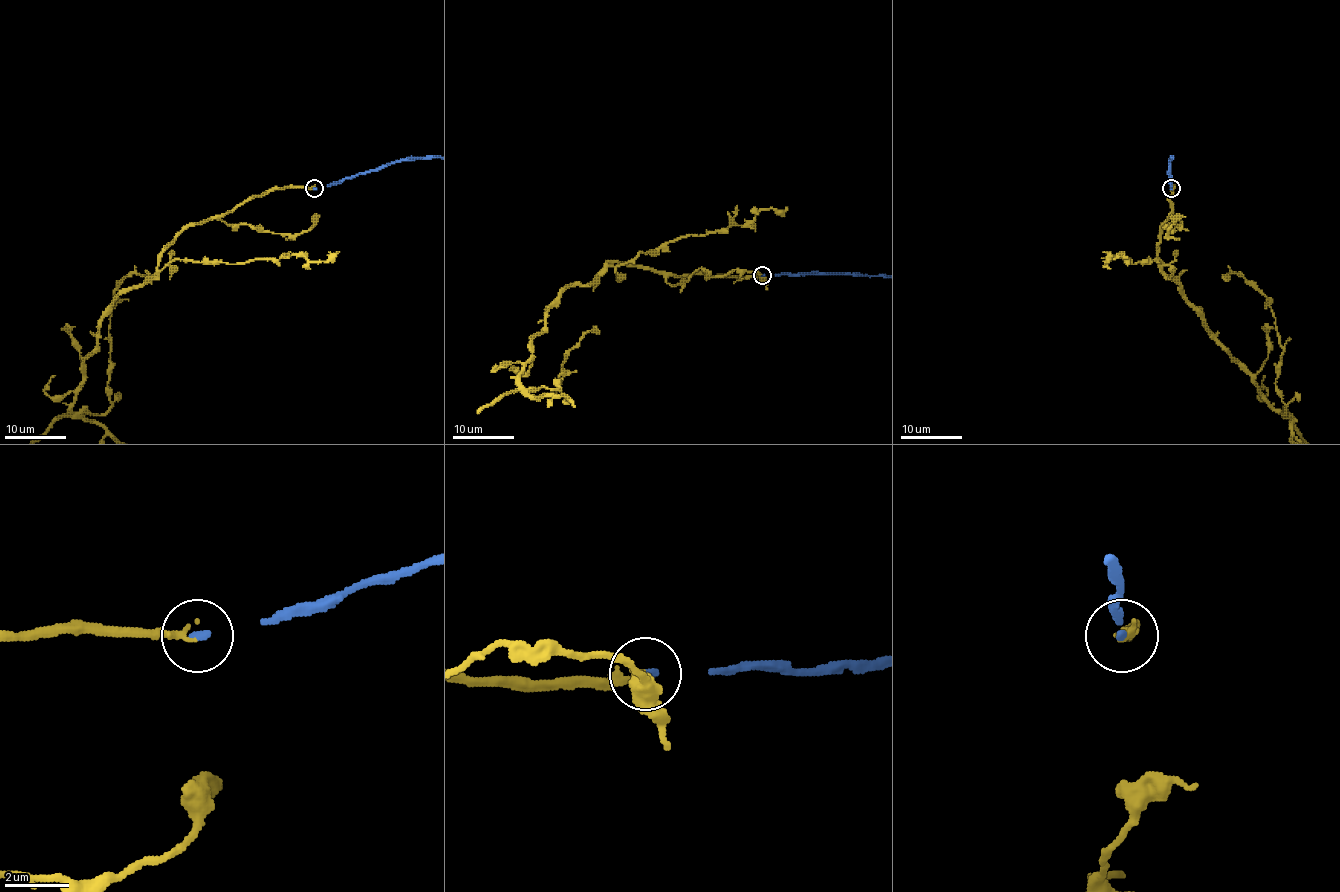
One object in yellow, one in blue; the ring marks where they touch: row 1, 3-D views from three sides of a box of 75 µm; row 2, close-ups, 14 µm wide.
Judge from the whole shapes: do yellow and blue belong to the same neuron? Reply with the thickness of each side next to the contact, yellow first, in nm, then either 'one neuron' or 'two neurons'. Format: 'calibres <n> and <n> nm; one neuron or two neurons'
calibres 160 and 160 nm; one neuron

